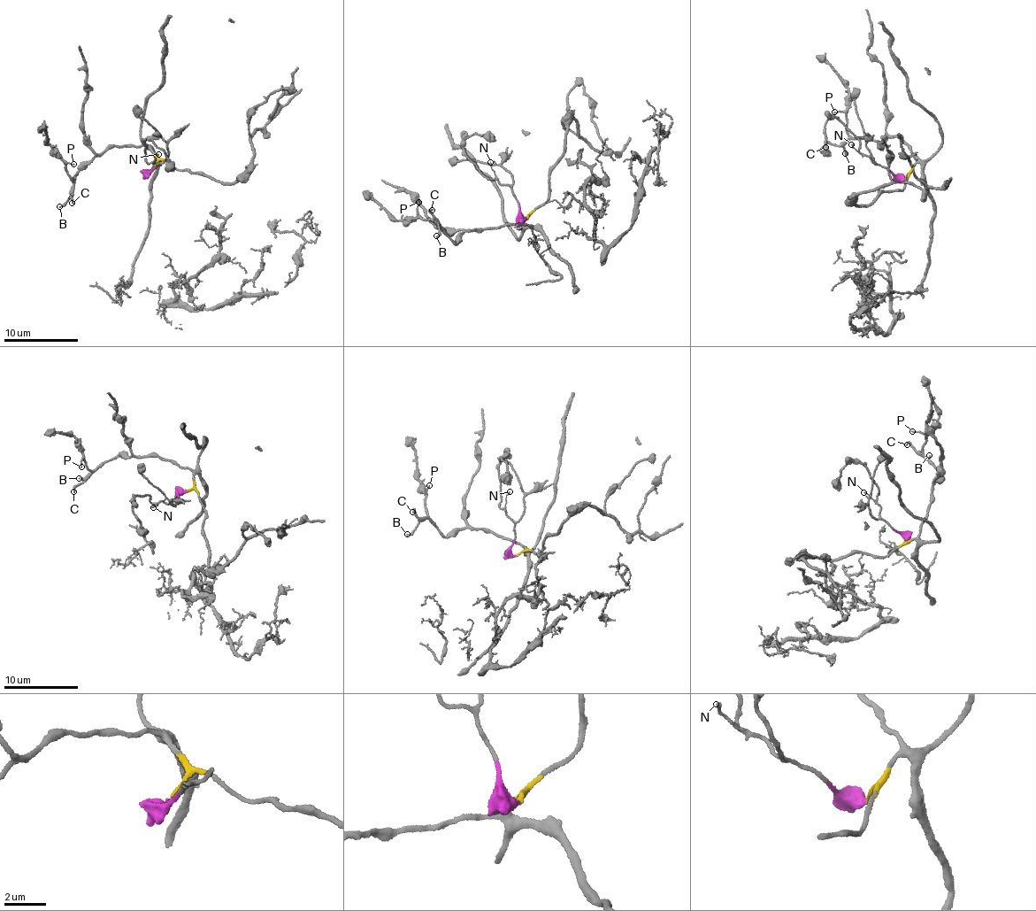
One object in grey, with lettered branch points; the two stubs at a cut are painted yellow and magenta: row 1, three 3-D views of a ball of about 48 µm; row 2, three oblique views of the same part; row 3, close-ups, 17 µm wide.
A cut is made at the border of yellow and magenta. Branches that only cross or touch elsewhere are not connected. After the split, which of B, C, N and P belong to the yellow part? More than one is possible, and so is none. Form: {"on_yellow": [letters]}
{"on_yellow": ["B", "C", "P"]}

